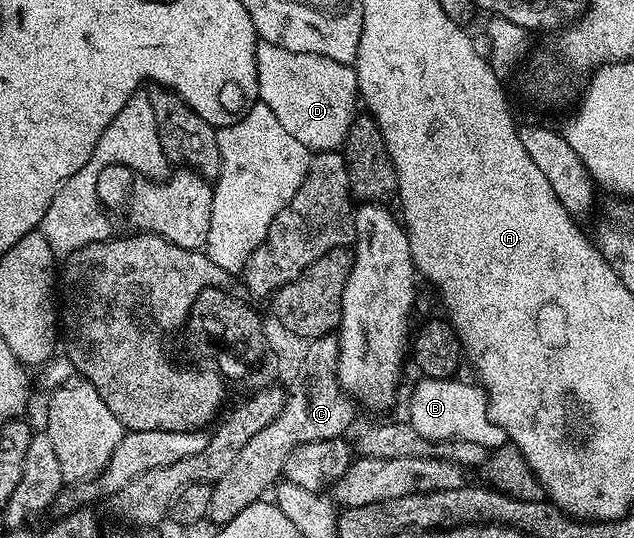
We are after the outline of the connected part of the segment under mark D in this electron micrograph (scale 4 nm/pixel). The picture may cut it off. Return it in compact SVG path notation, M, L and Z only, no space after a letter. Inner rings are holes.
M262 41L255 44L255 56L259 99L273 109L282 127L312 153L342 148L359 107L354 66L313 53L293 53L281 45Z

